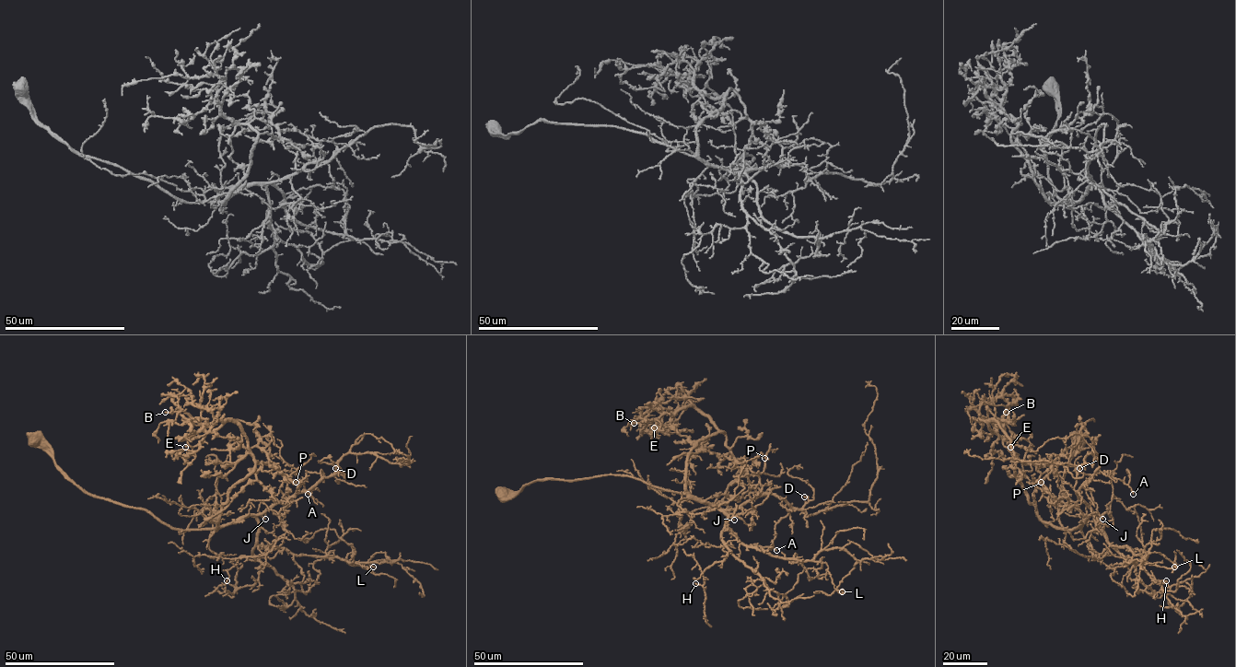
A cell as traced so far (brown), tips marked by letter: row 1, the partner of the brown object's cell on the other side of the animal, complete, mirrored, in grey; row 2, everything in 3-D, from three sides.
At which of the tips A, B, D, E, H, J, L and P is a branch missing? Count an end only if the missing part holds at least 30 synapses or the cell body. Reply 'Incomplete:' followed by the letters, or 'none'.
Incomplete: none

